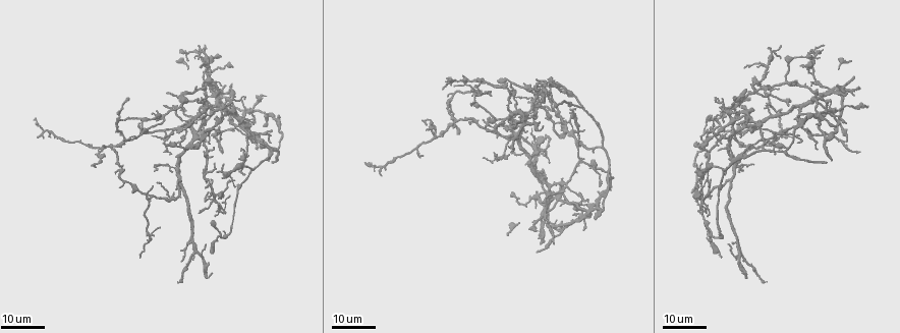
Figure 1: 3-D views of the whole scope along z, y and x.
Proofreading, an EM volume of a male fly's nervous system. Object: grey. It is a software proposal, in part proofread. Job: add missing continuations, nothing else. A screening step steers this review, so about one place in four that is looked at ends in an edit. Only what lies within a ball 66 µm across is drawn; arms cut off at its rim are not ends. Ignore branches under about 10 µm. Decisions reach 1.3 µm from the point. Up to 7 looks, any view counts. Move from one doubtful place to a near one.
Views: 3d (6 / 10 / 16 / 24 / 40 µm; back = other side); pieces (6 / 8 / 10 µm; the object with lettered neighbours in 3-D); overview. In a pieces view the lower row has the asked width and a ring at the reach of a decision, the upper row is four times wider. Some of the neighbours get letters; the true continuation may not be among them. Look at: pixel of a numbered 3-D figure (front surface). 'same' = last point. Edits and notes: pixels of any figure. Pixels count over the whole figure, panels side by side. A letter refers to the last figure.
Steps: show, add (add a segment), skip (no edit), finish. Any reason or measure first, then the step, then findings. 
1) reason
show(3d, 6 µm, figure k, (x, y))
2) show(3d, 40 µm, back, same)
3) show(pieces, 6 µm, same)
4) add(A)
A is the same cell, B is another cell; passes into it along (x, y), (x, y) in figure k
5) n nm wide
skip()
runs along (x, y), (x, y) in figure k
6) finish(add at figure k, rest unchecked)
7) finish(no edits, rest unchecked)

tapers out
show(3d, 16 µm, figure 1, (137, 122))

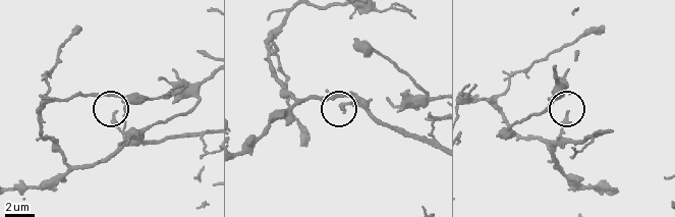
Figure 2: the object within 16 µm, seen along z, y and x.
see the neighbours
show(pieces, 10 µm, figure 2, (568, 110))

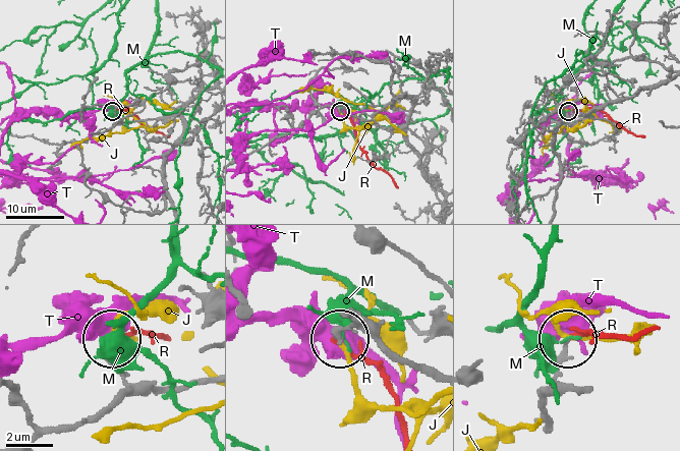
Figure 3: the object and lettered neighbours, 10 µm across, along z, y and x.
180 nm wide
skip()
J, M, R and T are other cells; runs along (432, 379), (355, 327), (338, 336) in figure 3; none of them fits

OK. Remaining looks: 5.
an open end
show(3d, 16 µm, figure 1, (232, 66))

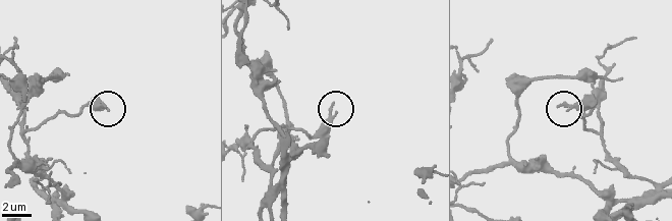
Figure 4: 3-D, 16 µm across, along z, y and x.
what lies round it
show(pieces, 10 µm, figure 4, (333, 102))

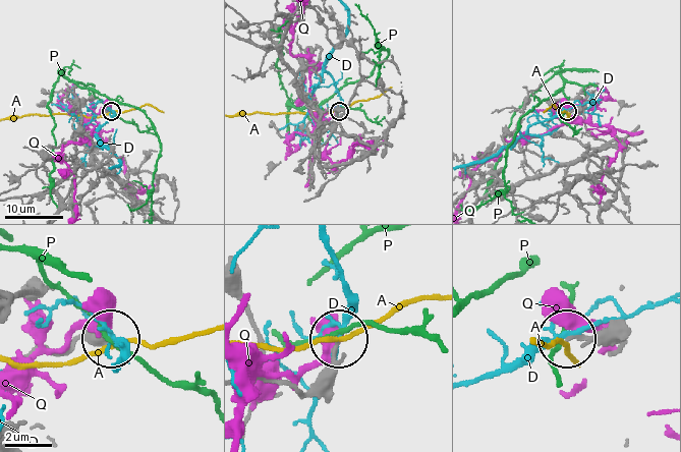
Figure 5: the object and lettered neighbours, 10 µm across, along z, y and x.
skip()
A, D, P and Q are other cells; no lettered segment goes on from it

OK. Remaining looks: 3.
an open end
show(3d, 24 µm, figure 1, (536, 232))

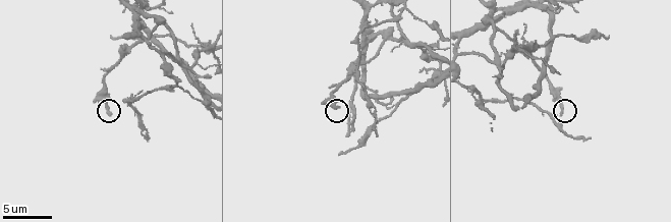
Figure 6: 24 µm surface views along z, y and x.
what lies round it
show(pieces, 8 µm, figure 6, (338, 106))

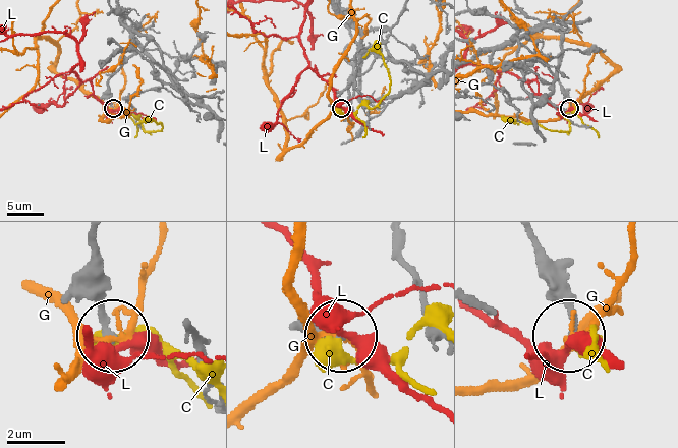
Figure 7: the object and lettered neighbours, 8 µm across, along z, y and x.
220 nm wide
skip()
C, G and L are other cells; runs along (97, 239), (97, 297), (109, 331) in figure 7; none of them fits

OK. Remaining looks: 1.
finish(no edits, rest unchecked)

